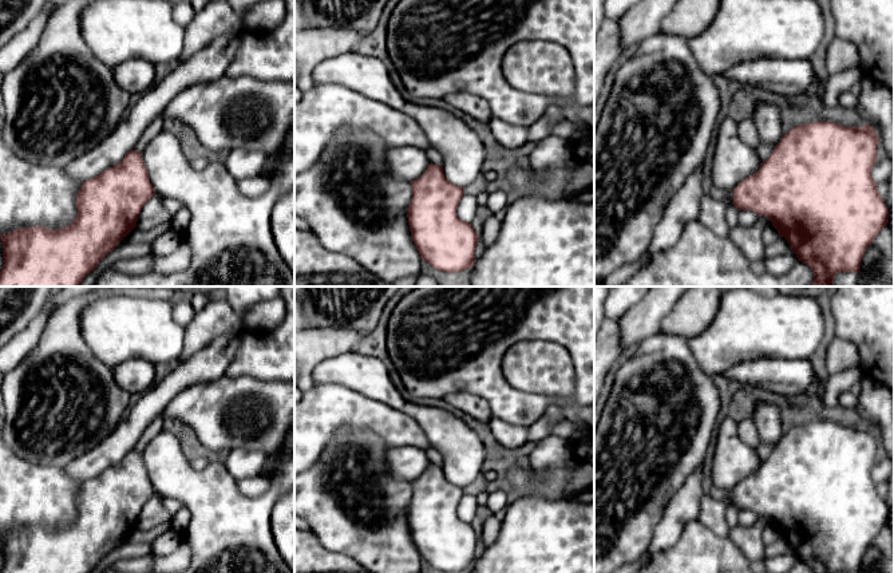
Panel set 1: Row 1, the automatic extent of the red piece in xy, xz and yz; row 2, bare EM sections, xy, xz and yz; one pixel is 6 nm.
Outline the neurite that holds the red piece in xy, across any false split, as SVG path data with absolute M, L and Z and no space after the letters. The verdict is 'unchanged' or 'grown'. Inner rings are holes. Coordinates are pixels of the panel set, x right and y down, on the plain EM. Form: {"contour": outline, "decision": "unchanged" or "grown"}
{"contour": "M134 448L120 463L83 482L76 494L76 518L66 527L16 529L0 534L4 565L0 573L91 573L98 564L137 526L145 503L155 494L142 454Z", "decision": "unchanged"}

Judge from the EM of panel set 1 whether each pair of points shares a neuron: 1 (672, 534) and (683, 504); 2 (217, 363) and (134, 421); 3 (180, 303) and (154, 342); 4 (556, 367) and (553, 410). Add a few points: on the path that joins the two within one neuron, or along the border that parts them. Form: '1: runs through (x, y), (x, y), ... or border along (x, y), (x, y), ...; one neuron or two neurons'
1: runs through (672, 526), (680, 512); one neuron
2: runs through (197, 368), (182, 375), (154, 400); one neuron
3: border along (173, 300), (173, 316), (185, 328); two neurons
4: border along (556, 404), (565, 418); two neurons

